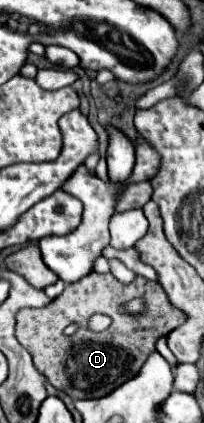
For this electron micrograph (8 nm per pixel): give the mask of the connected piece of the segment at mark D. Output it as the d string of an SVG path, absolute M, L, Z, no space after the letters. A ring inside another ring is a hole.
M90 273L66 285L64 293L46 307L18 311L16 319L16 339L30 351L34 365L56 389L68 393L72 399L98 399L136 377L148 355L156 351L156 341L180 327L186 321L186 313L168 301L156 281L136 277L134 283L124 285L112 273ZM134 297L144 299L146 311L140 315L124 315L120 309L122 303ZM94 313L108 315L112 325L102 333L90 331L88 321ZM70 323L80 323L80 329L76 335L66 337L62 331Z

